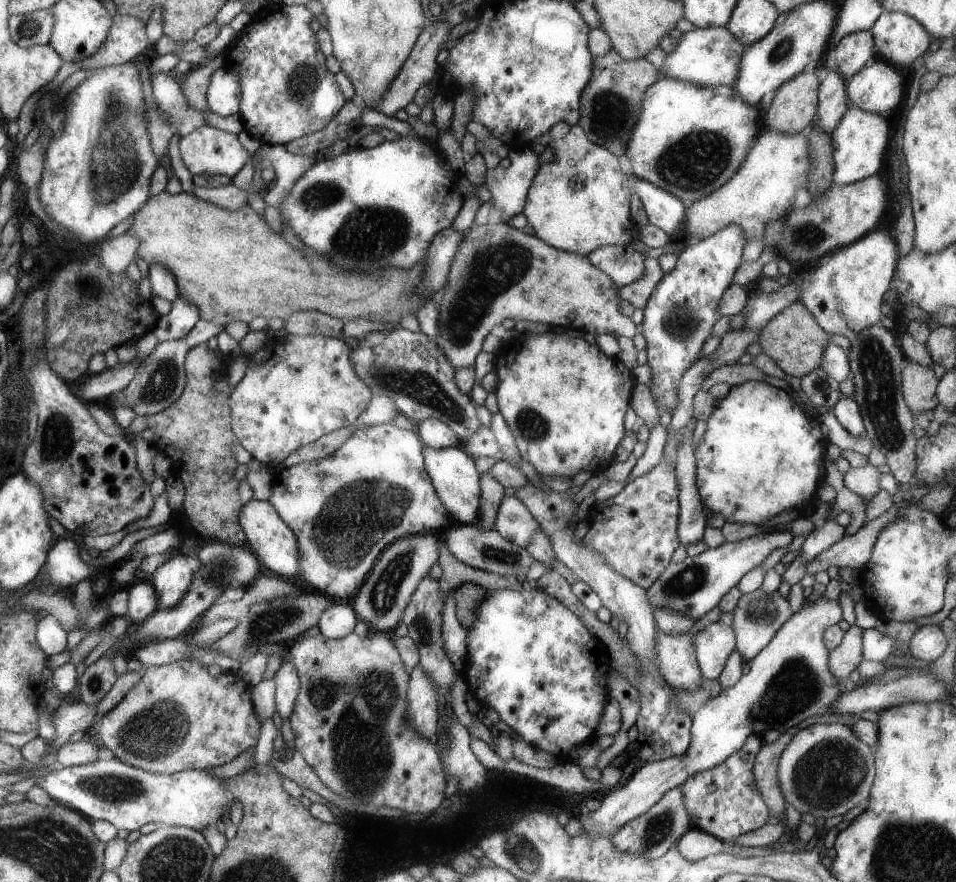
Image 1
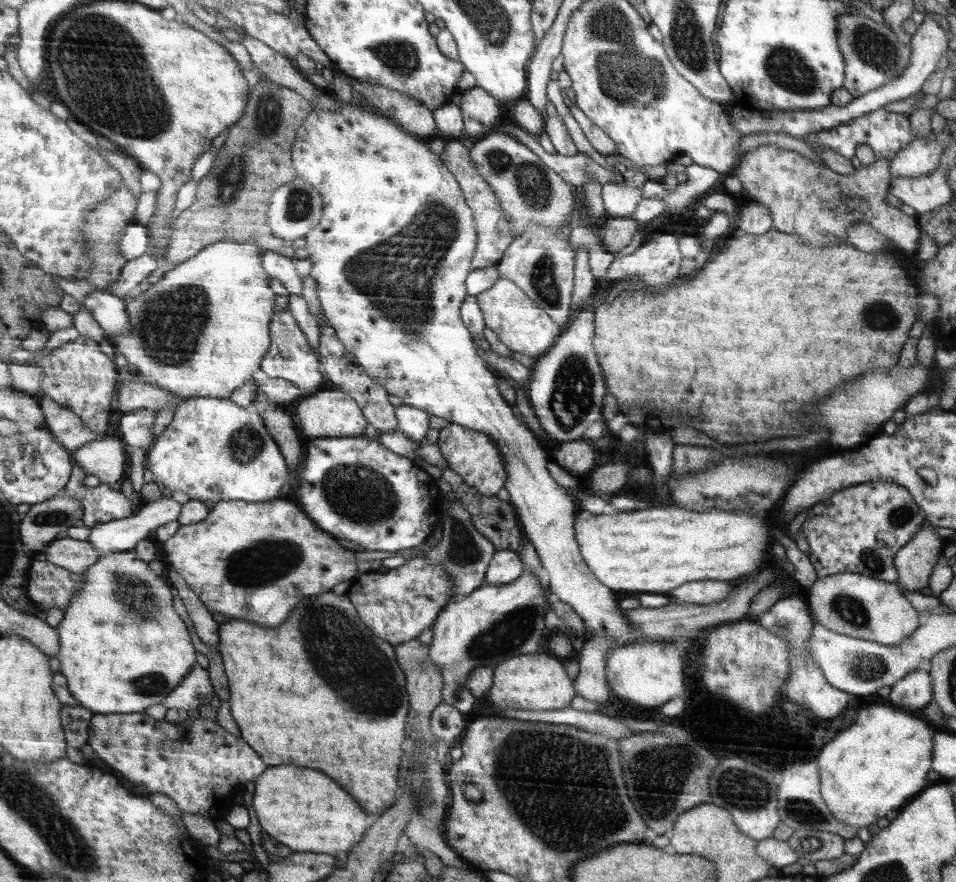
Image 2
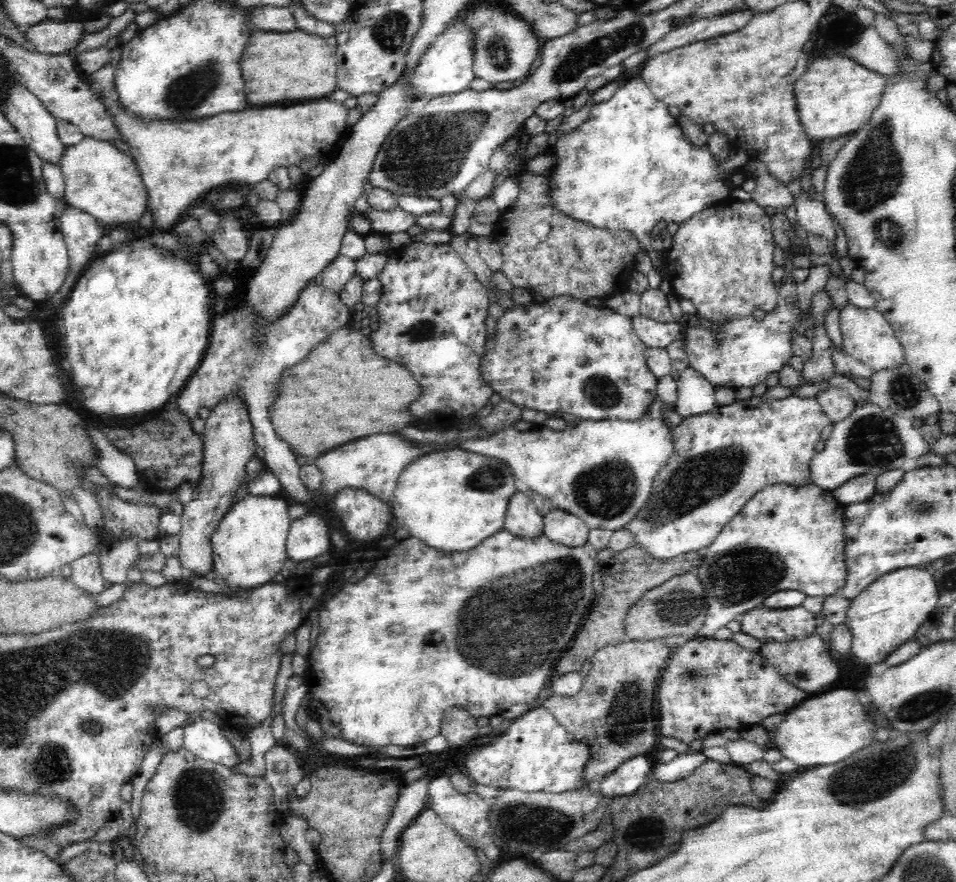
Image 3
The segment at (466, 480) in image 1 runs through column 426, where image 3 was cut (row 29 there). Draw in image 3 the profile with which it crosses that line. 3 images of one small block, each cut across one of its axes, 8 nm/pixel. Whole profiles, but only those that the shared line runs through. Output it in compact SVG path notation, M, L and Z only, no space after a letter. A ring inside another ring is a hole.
M456 26L442 31L432 46L421 56L421 62L413 68L407 84L413 96L430 94L432 98L450 96L466 90L472 80L473 73L472 32L463 26Z

